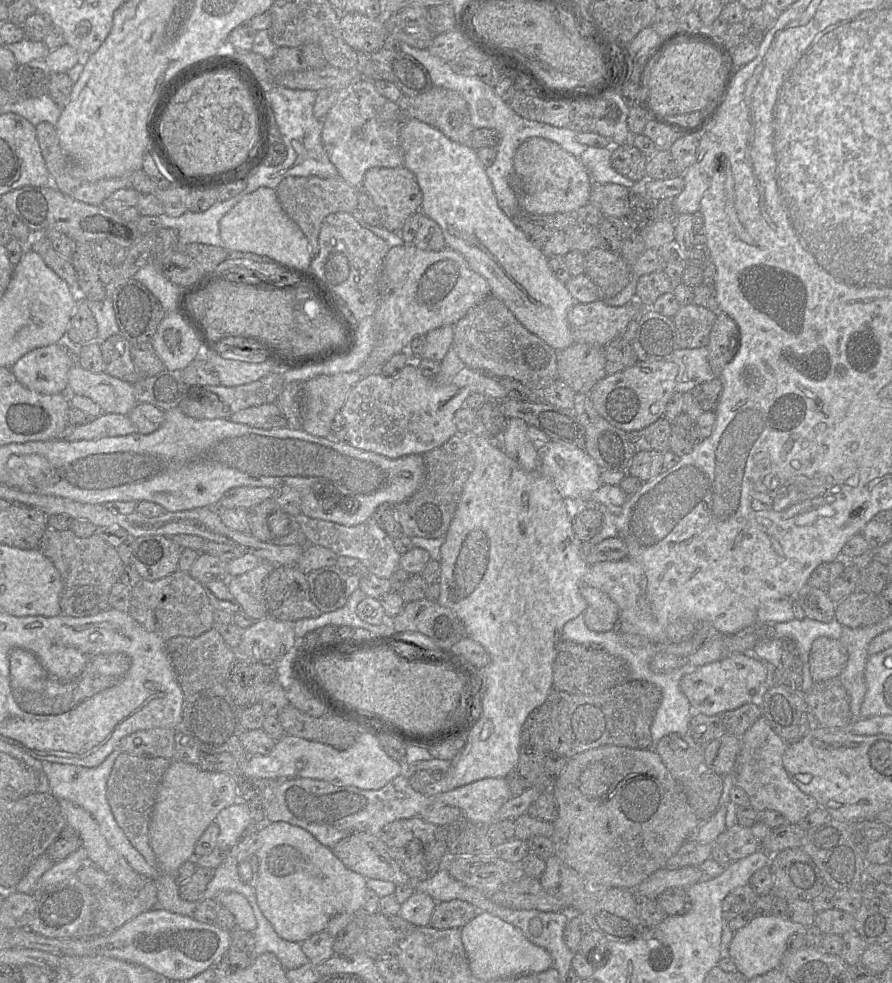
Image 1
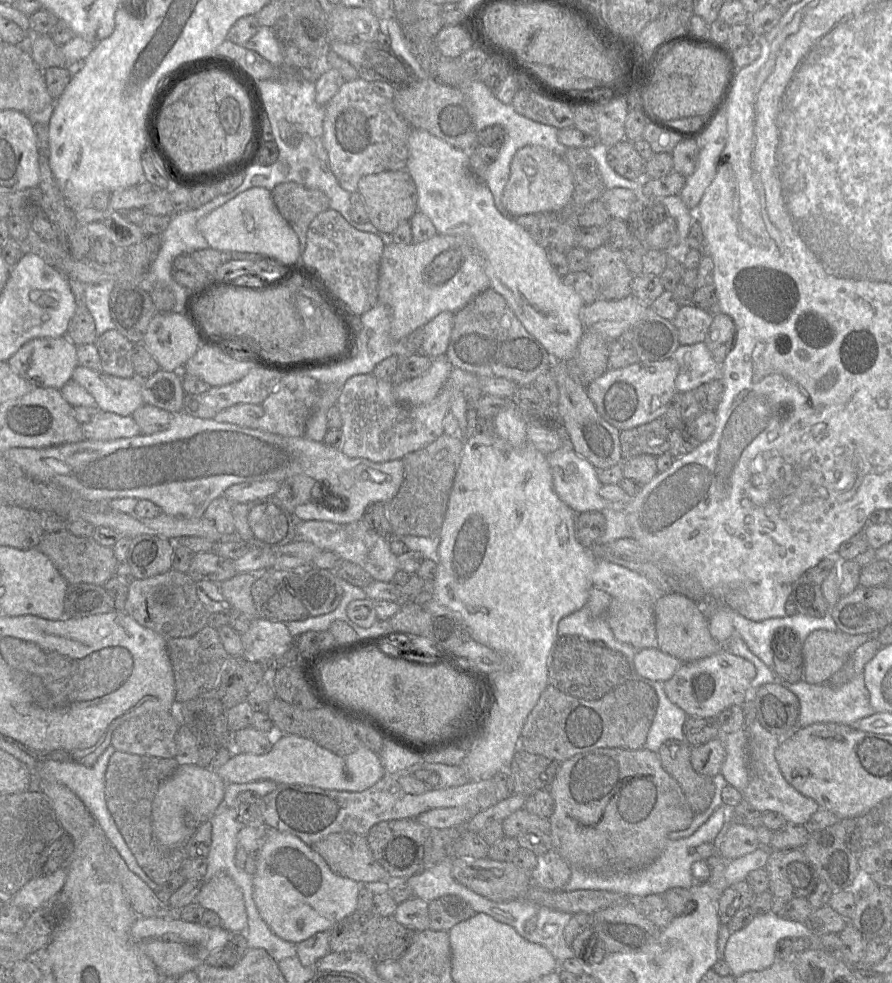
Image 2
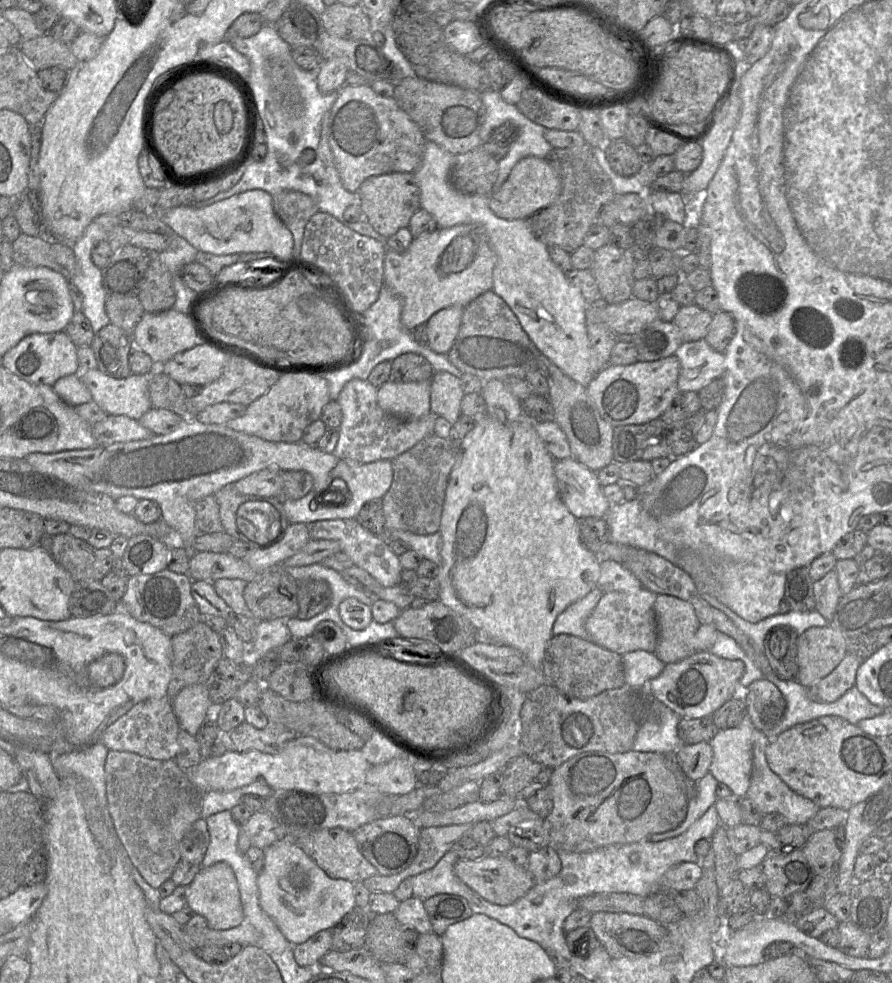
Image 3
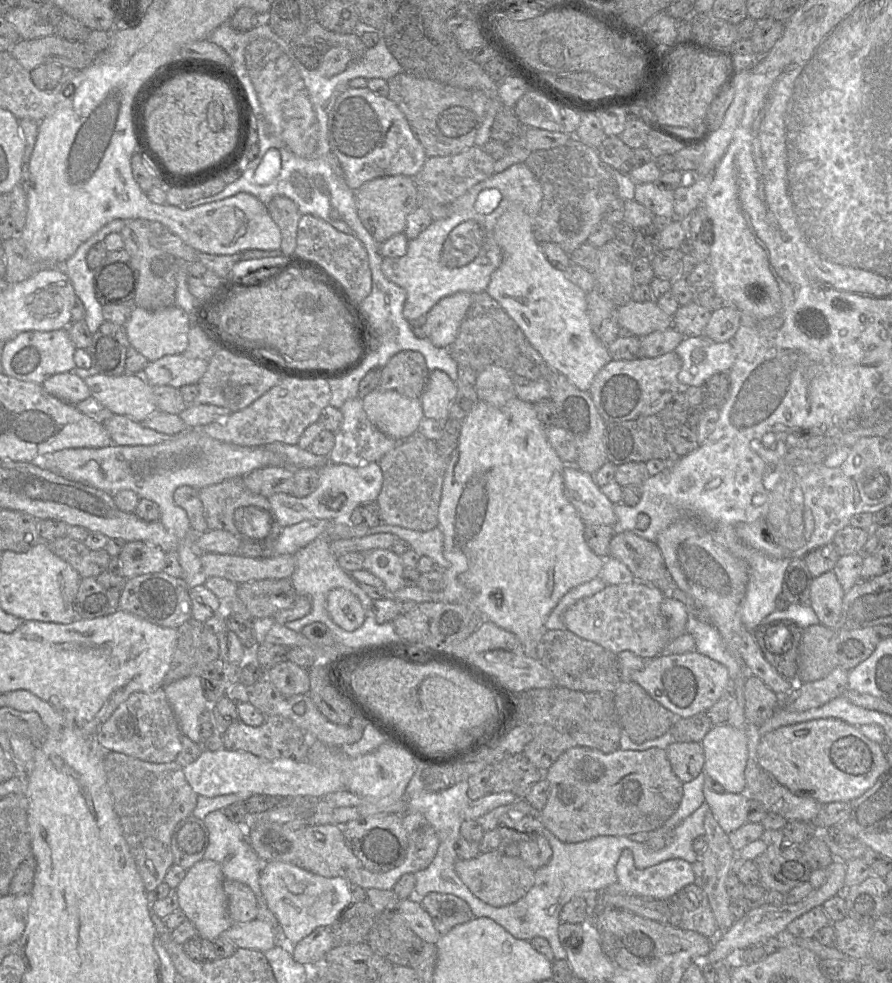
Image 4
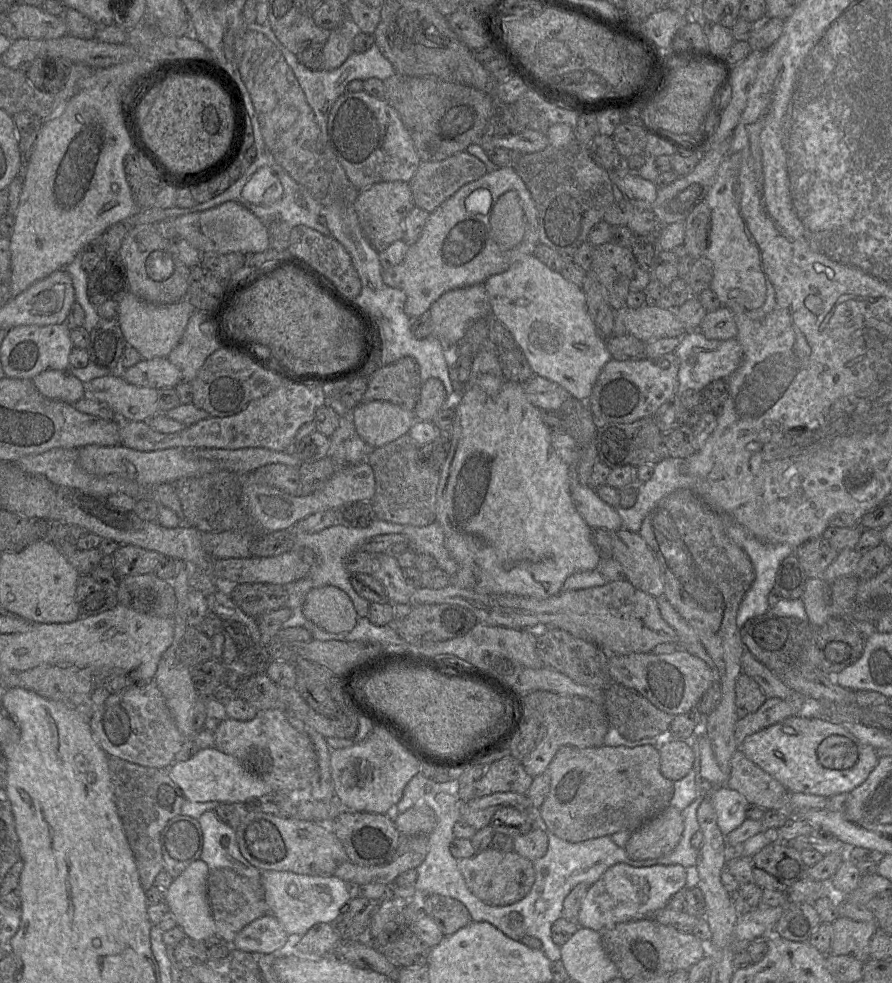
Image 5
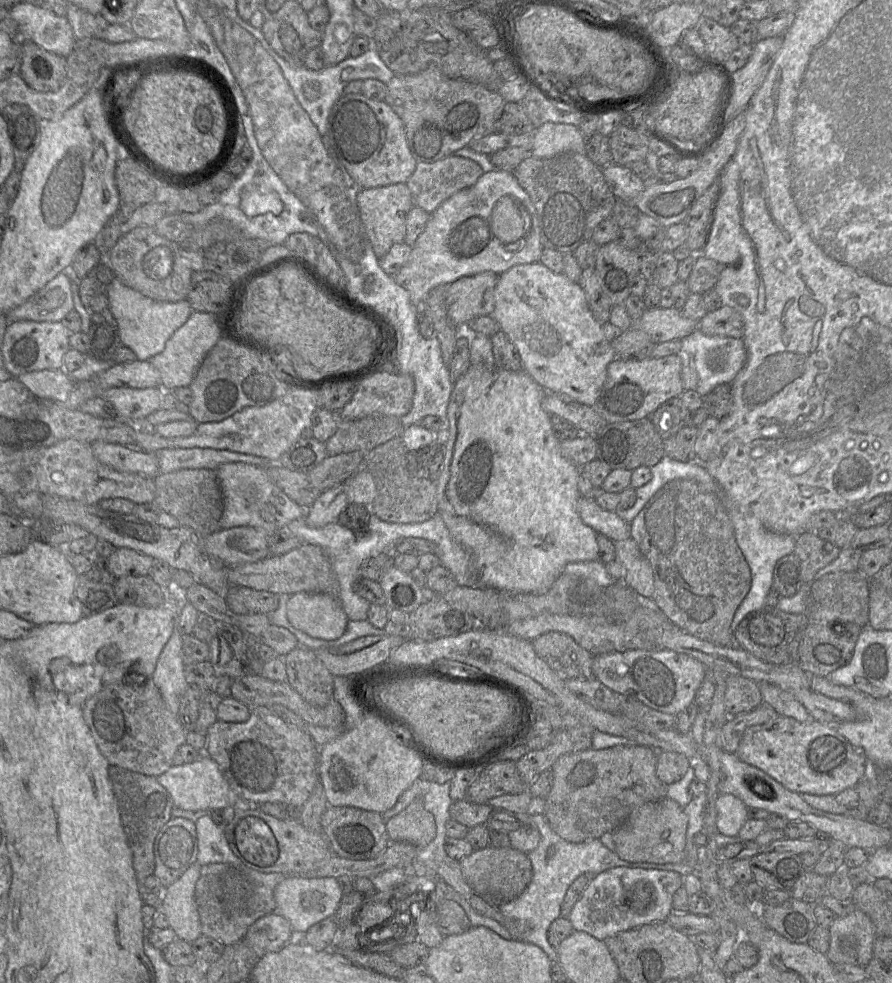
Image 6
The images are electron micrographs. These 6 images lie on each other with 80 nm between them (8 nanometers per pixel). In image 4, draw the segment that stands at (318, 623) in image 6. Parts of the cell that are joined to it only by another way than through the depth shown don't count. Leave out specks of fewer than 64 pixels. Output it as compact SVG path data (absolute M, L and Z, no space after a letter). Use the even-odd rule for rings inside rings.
M343 588L328 592L326 609L332 621L348 632L361 627L367 616L358 598Z

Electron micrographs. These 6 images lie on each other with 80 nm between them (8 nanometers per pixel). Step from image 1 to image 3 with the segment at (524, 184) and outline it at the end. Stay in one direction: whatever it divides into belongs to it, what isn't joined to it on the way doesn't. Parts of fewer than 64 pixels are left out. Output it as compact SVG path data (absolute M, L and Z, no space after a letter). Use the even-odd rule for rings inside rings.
M529 156L519 160L498 190L489 194L489 207L507 220L527 219L551 205L561 192L561 180L546 158Z

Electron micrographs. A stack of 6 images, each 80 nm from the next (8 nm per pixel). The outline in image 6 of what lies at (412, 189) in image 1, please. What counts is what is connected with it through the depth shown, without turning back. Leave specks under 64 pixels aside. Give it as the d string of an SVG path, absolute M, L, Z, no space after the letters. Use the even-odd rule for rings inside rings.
M406 183L363 188L357 195L357 204L368 238L379 259L384 257L393 245L404 242L407 217L414 206L412 194Z

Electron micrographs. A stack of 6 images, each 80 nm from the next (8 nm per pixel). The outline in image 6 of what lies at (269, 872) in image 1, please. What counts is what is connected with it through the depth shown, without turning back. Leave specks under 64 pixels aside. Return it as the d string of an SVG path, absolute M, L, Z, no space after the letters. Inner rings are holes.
M287 876L274 890L276 912L286 918L296 935L303 935L317 922L334 916L343 897L341 887L336 878L306 878Z

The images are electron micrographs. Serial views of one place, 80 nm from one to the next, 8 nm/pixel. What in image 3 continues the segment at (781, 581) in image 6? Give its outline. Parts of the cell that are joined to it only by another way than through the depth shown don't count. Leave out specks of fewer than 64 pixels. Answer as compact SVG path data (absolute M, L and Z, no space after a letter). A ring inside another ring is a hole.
M808 567L796 568L786 574L784 599L791 610L812 612L815 610L813 583Z

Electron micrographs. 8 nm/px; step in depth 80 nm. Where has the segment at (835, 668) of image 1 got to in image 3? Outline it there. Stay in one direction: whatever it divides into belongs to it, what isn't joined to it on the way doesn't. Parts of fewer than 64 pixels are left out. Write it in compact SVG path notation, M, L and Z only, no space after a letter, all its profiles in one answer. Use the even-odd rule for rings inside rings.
M811 627L798 638L796 681L809 688L830 674L845 658L847 638L833 627Z

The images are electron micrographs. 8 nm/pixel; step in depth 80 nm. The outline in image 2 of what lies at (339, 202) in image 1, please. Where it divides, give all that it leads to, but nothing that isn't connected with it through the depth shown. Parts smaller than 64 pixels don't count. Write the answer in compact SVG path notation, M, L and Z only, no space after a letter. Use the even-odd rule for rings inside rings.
M295 182L280 183L271 192L280 214L298 236L301 260L308 228L319 213L330 209L329 199L322 191Z

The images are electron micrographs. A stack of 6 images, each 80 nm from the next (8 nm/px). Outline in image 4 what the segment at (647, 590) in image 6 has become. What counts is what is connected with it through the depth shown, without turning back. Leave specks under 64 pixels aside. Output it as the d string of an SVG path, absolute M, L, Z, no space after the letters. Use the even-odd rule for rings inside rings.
M632 532L614 534L610 541L610 556L623 562L635 581L655 587L659 579L668 575L660 549Z

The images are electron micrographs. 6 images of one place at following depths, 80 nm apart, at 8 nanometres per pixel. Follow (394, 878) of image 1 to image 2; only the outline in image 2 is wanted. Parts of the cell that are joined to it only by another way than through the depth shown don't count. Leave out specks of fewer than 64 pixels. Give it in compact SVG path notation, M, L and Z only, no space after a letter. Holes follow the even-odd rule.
M332 833L313 848L337 875L359 884L386 881L390 876L375 860L366 836L354 833Z

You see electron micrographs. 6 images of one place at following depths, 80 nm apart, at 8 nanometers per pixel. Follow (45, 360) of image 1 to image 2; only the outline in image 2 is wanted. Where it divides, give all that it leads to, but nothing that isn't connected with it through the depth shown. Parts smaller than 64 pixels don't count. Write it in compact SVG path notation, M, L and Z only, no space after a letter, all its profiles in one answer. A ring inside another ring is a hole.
M68 337L36 338L25 343L13 356L7 360L10 368L27 382L41 388L60 390L68 381L78 366L77 346Z

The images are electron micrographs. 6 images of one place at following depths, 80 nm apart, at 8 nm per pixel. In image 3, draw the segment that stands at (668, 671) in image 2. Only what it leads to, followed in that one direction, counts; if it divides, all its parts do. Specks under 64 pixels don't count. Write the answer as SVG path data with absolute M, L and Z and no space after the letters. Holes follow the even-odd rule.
M636 650L622 655L625 684L630 687L642 687L657 677L665 668L655 653Z

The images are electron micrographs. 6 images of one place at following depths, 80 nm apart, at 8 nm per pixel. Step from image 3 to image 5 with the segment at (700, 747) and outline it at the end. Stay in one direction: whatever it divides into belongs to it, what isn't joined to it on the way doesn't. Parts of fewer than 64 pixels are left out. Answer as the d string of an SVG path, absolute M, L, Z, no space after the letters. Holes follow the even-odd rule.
M671 738L659 747L660 772L673 782L684 778L693 768L695 754L690 741Z

